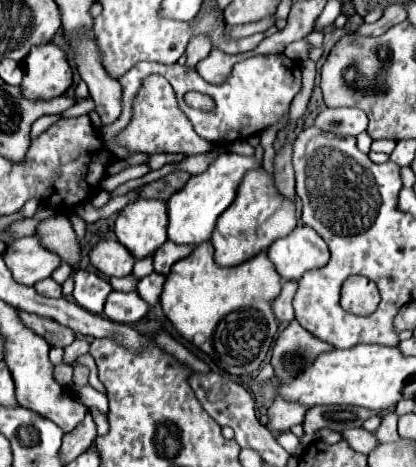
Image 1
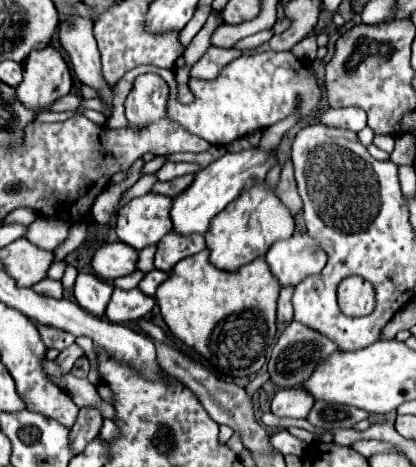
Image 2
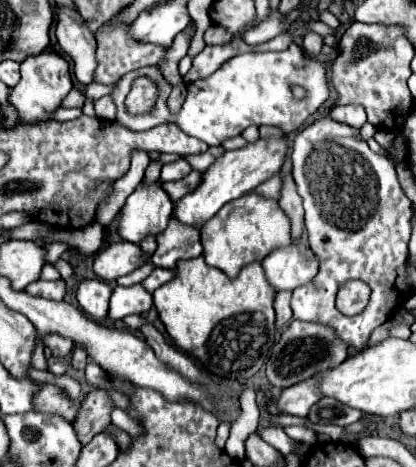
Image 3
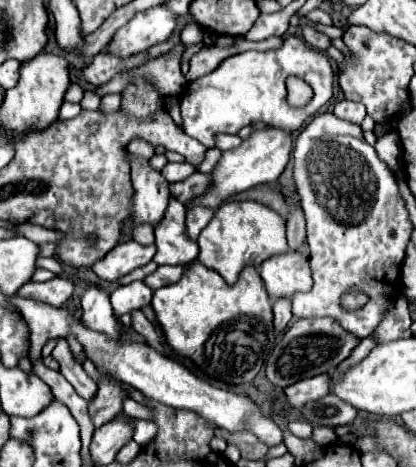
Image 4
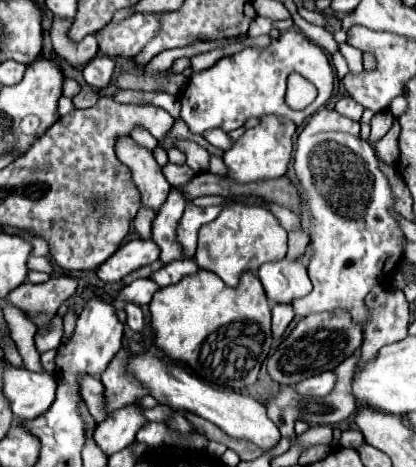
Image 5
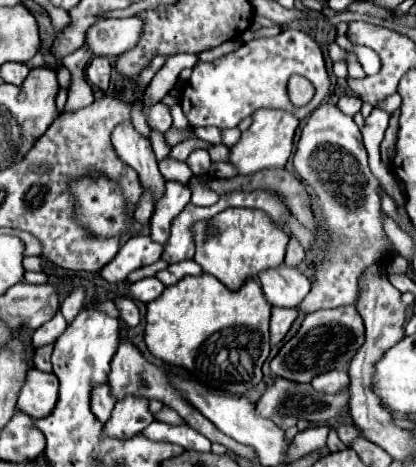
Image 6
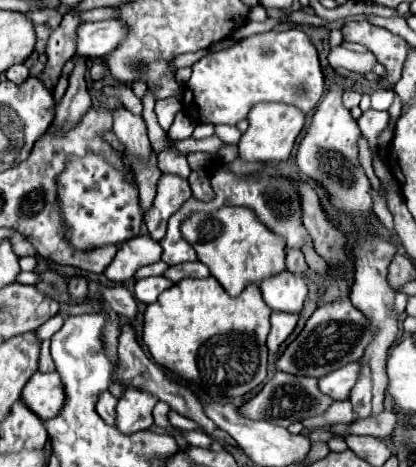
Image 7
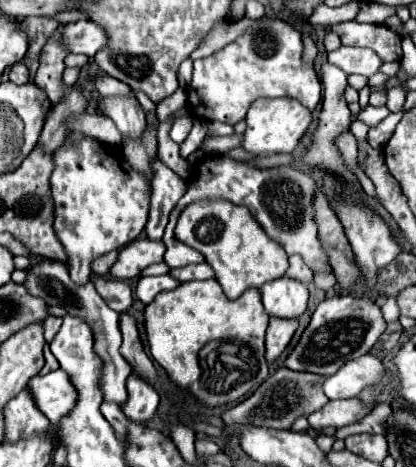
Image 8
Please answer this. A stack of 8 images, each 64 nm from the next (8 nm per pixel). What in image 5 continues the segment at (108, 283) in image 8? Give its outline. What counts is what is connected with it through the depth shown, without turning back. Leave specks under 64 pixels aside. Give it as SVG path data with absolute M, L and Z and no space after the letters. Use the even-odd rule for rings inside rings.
M136 304L128 306L126 314L128 314L128 326L136 332L142 332L144 330L144 314L142 314L140 306L136 306Z

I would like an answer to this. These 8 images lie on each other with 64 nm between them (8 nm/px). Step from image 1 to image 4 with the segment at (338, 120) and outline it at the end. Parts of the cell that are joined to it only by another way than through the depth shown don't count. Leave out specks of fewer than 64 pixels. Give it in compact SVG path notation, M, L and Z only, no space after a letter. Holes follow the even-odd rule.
M342 100L334 106L334 116L342 118L342 120L348 120L352 124L362 124L362 120L366 118L366 108L364 108L364 104Z

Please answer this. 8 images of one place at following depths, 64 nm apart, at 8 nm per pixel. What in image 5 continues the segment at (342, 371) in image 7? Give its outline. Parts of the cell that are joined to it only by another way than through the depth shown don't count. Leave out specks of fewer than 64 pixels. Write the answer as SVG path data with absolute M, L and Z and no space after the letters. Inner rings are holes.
M322 372L320 376L312 376L308 380L302 380L300 384L294 386L294 390L300 396L326 396L336 382L336 374L334 372Z

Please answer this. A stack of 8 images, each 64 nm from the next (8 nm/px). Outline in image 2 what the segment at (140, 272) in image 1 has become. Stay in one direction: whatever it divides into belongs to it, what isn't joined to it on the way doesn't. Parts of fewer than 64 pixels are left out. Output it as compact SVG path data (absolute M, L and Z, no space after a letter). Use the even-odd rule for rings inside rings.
M144 248L144 252L140 252L140 256L138 256L136 270L144 272L144 274L154 270L154 252L156 252L156 248Z

